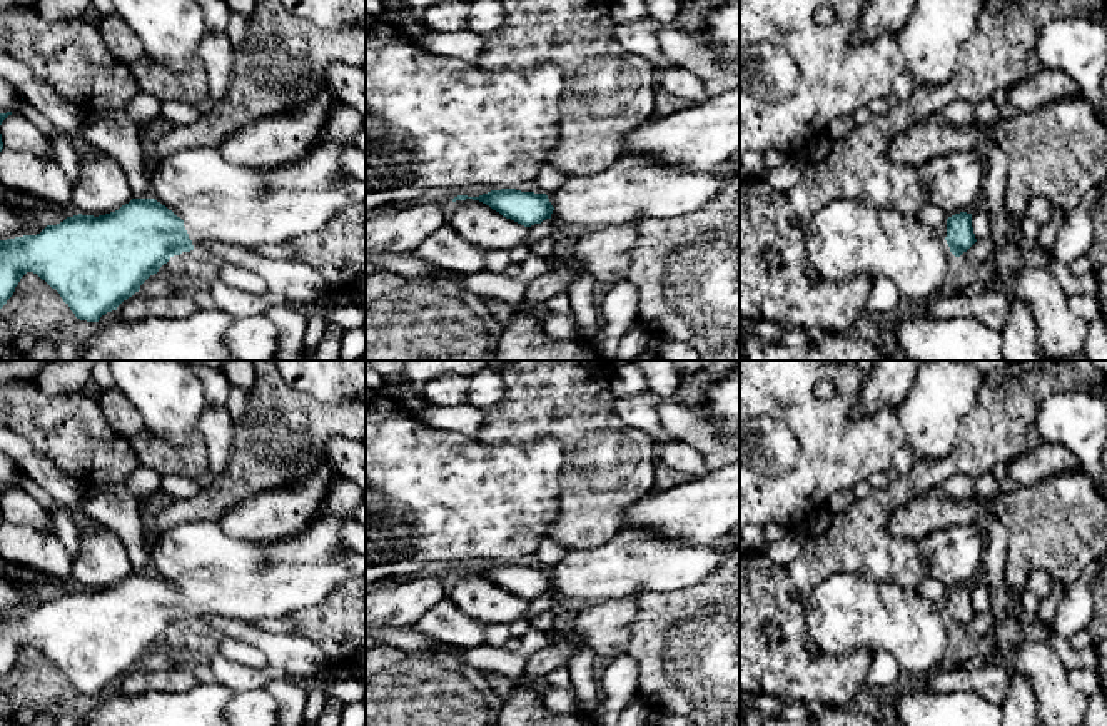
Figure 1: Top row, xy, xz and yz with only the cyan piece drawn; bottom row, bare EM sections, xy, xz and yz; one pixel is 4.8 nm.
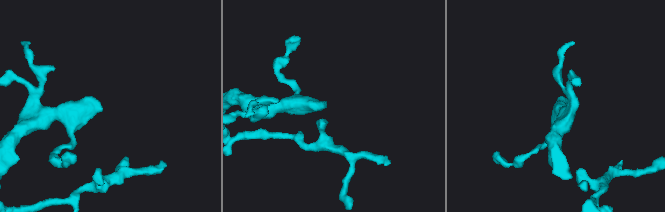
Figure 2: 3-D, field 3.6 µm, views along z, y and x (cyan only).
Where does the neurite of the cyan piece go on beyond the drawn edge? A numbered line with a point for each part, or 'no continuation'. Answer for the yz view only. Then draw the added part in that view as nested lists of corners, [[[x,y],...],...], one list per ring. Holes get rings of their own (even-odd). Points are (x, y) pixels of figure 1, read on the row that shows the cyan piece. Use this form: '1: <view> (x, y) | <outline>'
1: yz (954, 182) | [[[982,149],[942,155],[917,170],[925,199],[940,207],[947,219],[960,212],[972,214],[983,197]]]

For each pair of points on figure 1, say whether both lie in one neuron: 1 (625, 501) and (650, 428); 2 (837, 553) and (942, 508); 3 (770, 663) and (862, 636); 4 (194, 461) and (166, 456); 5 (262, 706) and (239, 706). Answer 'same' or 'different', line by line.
1: different
2: different
3: different
4: same
5: same

